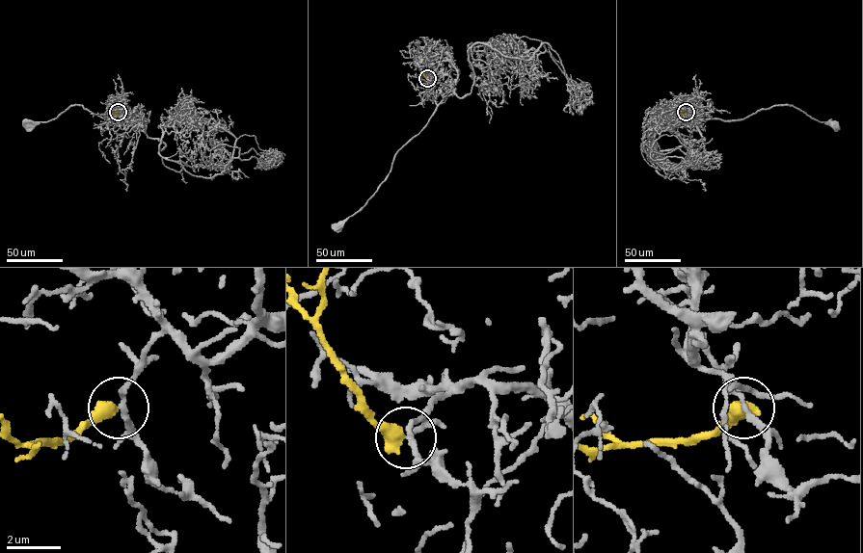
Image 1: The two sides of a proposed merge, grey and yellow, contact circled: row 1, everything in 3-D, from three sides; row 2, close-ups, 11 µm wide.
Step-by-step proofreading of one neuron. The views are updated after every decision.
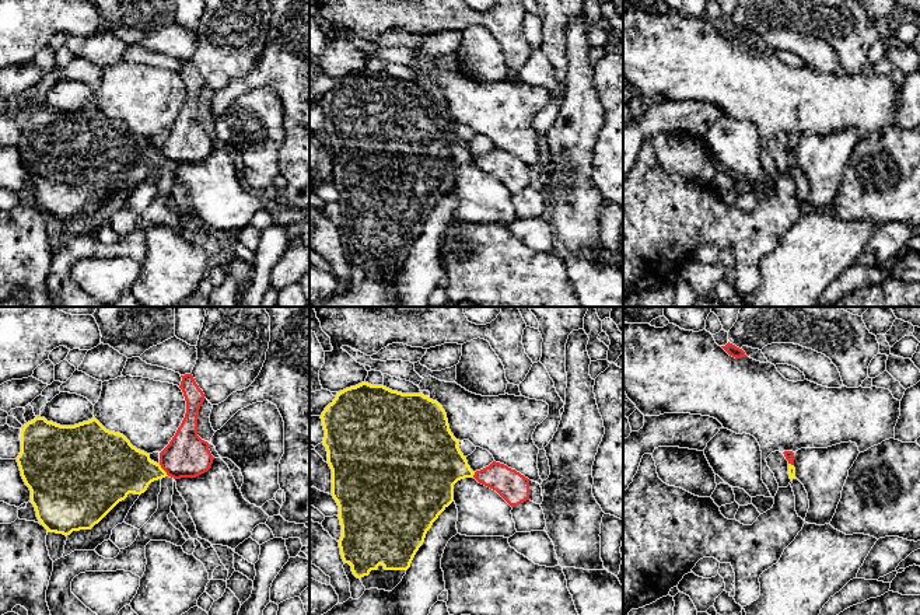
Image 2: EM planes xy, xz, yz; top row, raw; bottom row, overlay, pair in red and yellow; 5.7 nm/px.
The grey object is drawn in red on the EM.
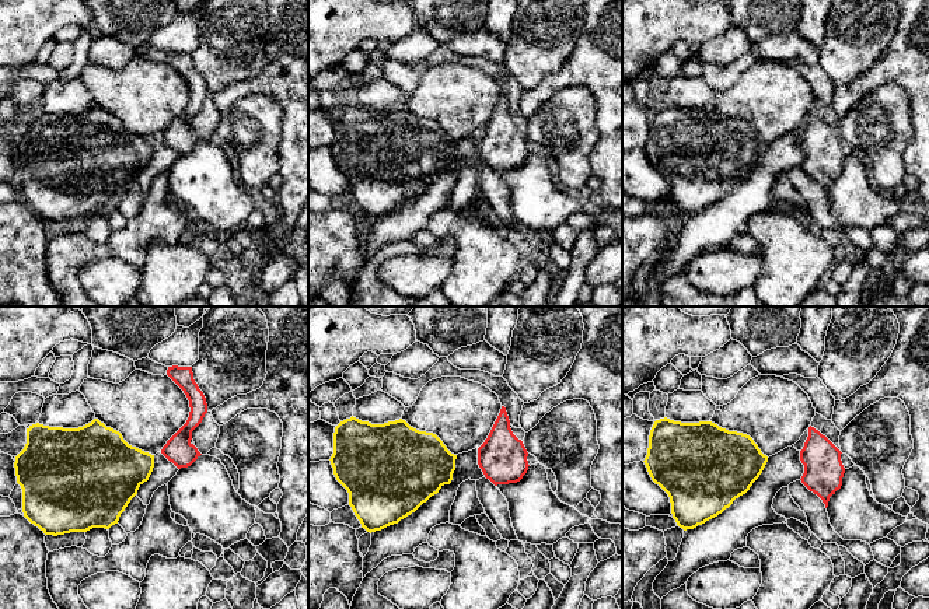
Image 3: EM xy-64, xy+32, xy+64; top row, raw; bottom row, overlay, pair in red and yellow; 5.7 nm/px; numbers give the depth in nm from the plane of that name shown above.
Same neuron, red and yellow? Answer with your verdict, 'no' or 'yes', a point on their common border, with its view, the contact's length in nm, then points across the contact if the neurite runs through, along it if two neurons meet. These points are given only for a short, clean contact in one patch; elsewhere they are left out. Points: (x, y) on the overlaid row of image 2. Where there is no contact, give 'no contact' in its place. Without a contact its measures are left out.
no; contact xy (163, 468); length 90 nm; border xy (158, 464), (168, 475)

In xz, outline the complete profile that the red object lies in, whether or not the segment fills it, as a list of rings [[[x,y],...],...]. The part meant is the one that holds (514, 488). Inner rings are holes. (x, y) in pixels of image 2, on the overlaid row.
[[[493,461],[476,471],[473,478],[496,490],[511,507],[529,500],[529,479],[504,464]]]

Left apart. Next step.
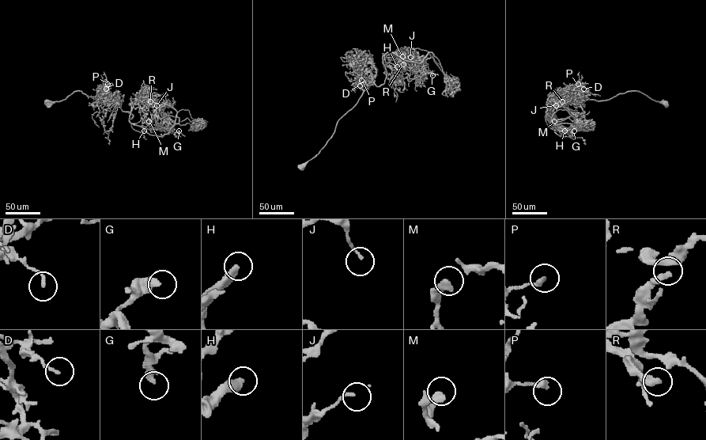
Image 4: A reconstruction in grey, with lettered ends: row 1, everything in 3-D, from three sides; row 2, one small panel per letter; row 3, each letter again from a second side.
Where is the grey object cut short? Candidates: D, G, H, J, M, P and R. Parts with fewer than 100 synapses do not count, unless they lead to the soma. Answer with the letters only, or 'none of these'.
H

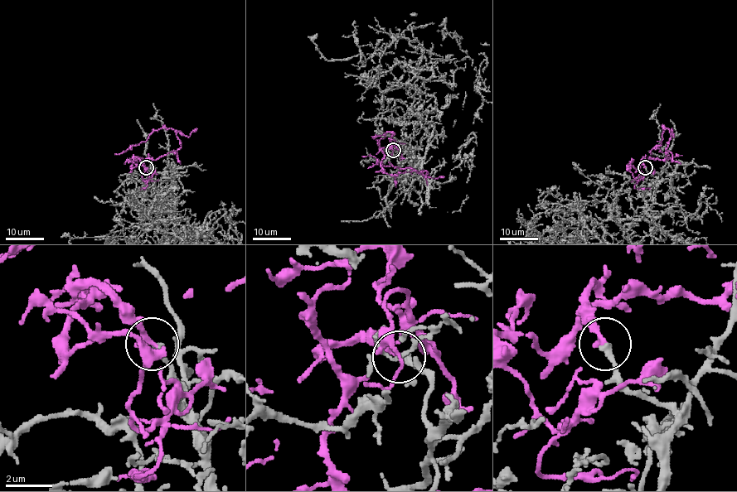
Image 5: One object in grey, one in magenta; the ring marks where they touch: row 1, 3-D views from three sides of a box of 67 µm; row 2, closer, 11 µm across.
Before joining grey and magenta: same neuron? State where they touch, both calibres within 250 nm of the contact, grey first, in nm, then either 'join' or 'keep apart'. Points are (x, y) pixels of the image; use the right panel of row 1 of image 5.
place (645, 167); calibres 260 and 190 nm; keep apart

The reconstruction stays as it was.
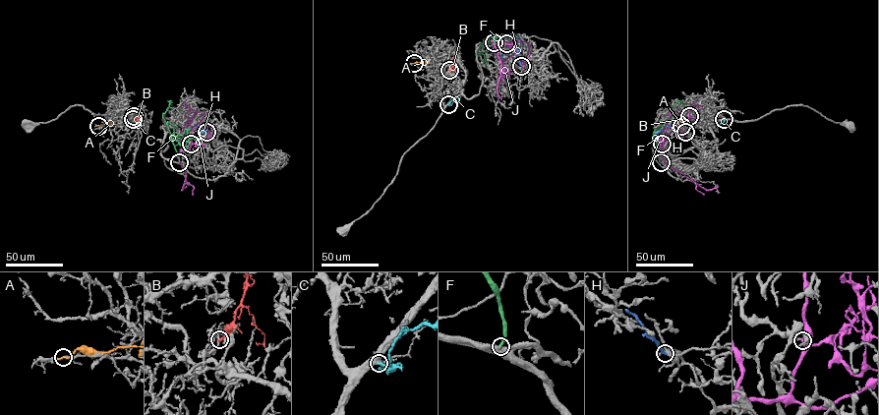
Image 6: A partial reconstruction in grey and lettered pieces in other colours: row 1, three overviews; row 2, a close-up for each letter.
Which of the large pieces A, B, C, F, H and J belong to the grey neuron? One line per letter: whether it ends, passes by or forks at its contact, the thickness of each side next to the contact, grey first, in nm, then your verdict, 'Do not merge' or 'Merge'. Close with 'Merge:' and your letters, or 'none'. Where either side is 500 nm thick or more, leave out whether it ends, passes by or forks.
A: It ends there. Thickness 180 nm (grey) against 190 nm. Do not merge
B: It ends there. Thickness 200 nm (grey) against 240 nm. Do not merge
C: It passes by. Thickness 400 nm (grey) against 160 nm. Do not merge
F: It ends there. Thickness 320 nm (grey) against 240 nm. Merge
H: It ends there. Thickness 300 nm (grey) against 280 nm. Do not merge
J: It forks there. Thickness 180 nm (grey) against 400 nm. Do not merge
Merge: F

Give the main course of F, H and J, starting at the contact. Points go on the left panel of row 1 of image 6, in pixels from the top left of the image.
F: (179, 162), (162, 115), (170, 100), (171, 104)
H: (206, 133), (198, 126), (189, 128)
J: (191, 144), (190, 149), (184, 151), (179, 140), (181, 131), (194, 118), (195, 111), (185, 103), (186, 108)

